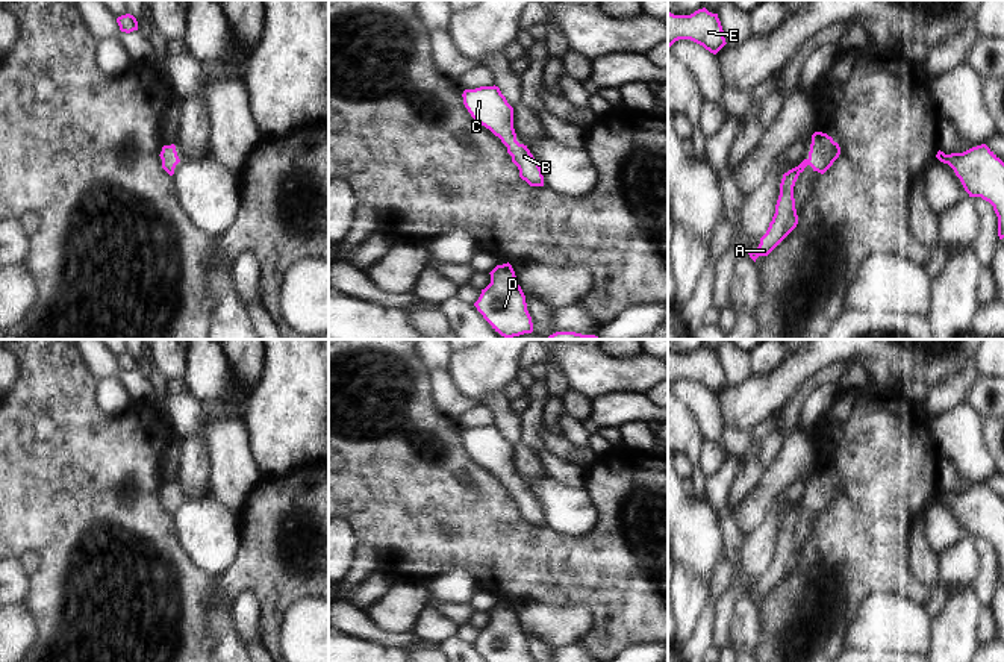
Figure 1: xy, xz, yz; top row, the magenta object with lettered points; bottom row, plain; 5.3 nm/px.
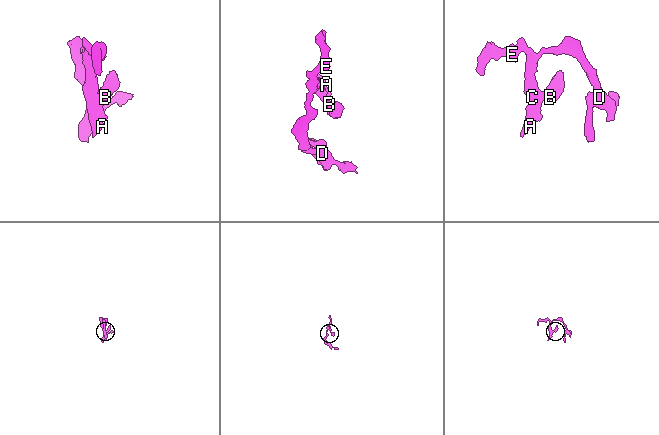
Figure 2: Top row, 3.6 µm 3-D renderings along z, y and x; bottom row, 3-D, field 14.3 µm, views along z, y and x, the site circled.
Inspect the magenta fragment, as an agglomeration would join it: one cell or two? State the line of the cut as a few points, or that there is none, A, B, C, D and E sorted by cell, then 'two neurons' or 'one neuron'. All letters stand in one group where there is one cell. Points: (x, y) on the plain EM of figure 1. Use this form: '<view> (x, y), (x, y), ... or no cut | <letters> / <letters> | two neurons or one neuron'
no cut | A B C D E | one neuron

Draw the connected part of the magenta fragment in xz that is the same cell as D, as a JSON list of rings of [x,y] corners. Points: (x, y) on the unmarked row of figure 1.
[[[497,604],[491,612],[491,623],[482,629],[474,642],[488,662],[532,662],[525,635],[516,621],[512,604]]]

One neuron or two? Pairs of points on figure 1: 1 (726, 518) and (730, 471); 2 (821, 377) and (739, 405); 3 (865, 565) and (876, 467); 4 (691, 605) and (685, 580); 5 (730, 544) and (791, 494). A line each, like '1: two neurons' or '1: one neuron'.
1: one neuron
2: two neurons
3: one neuron
4: one neuron
5: two neurons

